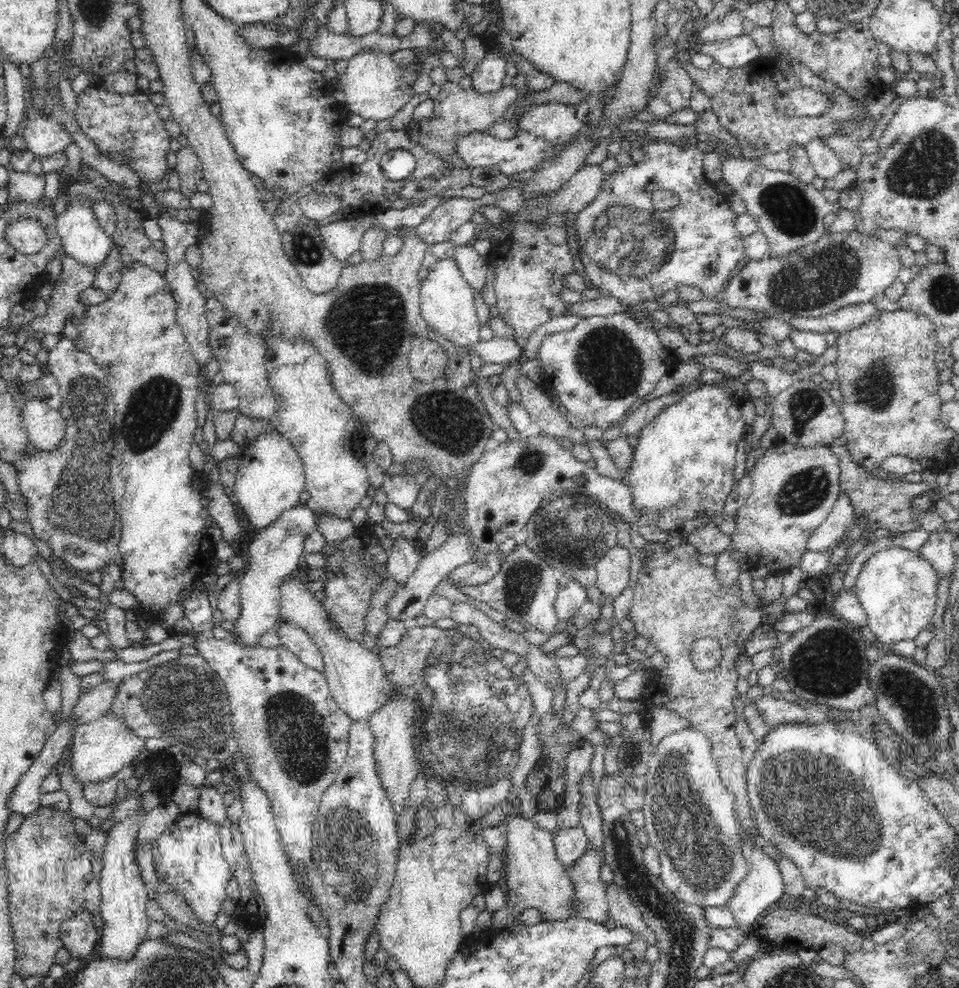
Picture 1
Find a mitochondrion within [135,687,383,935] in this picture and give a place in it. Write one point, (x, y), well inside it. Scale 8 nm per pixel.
(299, 738)

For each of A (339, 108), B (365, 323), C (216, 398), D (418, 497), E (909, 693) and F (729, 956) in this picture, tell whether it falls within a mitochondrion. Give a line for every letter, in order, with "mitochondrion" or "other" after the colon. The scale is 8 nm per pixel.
A: other
B: mitochondrion
C: other
D: other
E: mitochondrion
F: other

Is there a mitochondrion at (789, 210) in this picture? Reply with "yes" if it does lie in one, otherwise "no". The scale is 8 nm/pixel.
yes

